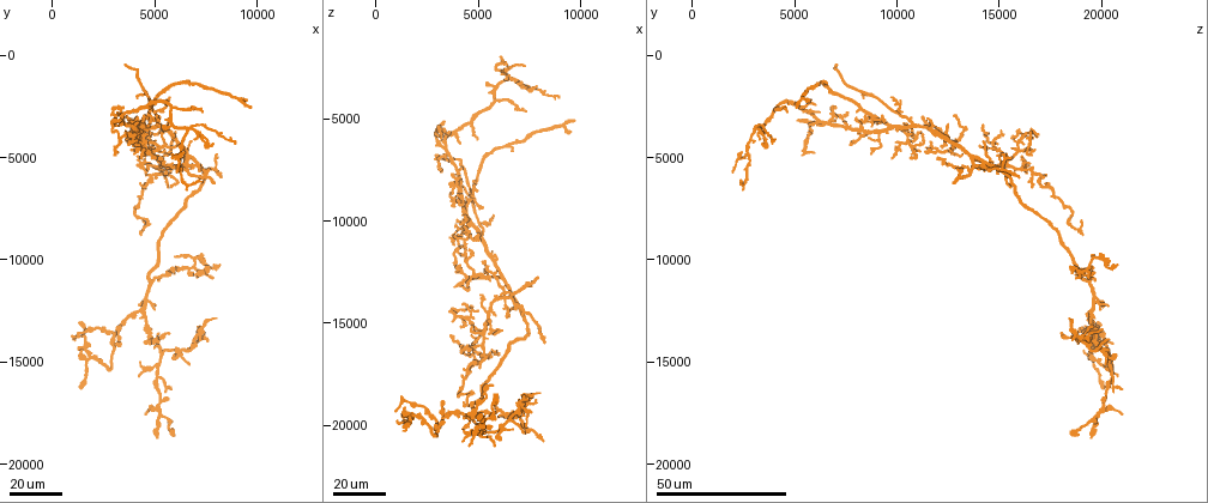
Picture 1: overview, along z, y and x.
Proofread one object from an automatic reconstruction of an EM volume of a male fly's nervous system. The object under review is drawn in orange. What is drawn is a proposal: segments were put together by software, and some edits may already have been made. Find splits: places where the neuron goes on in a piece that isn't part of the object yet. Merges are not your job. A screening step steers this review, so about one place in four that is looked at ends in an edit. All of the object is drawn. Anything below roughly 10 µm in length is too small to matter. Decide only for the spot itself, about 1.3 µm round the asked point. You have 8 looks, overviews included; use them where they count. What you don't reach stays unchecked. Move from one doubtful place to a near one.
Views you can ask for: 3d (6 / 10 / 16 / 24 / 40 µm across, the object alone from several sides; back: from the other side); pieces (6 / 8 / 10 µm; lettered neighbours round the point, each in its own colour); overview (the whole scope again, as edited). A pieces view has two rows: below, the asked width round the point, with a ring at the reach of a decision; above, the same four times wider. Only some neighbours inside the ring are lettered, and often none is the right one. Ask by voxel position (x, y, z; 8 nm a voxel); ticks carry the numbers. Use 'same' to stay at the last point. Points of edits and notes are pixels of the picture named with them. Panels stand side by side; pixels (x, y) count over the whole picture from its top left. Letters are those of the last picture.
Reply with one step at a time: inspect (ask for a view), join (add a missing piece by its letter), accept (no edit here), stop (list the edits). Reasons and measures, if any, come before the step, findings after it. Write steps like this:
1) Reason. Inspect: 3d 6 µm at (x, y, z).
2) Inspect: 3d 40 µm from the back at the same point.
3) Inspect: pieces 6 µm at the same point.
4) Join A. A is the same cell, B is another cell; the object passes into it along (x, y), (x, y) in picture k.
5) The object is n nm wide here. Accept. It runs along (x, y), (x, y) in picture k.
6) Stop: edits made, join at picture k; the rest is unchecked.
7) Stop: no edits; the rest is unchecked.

Branch stops here. Inspect: 3d 40 µm at (7800, 6200, 12800).

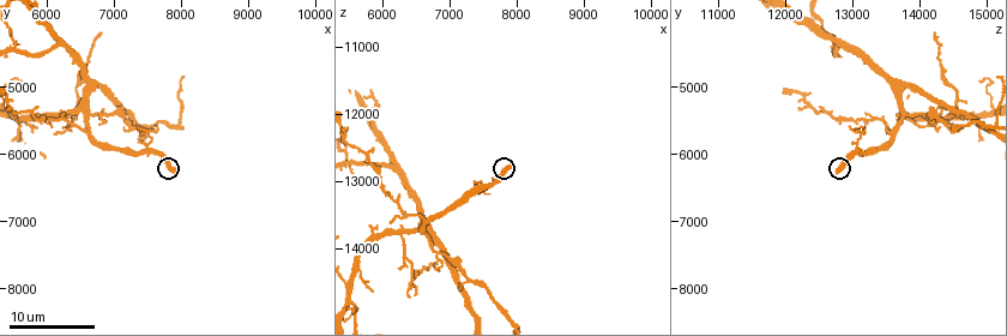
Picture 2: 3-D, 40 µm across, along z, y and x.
Inspect: pieces 10 µm at (7900, 6250, 12800).

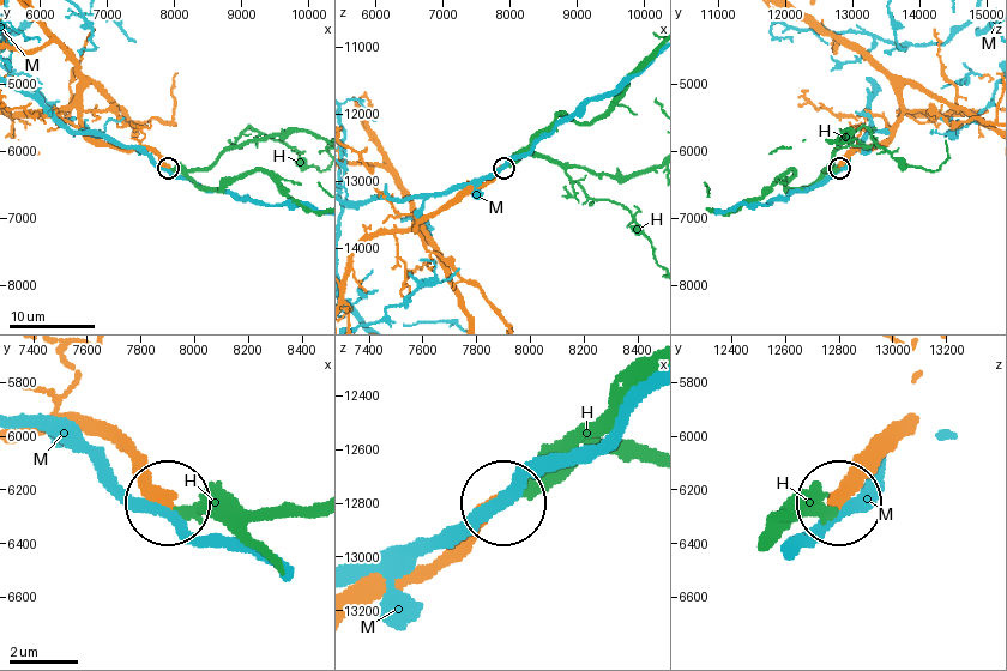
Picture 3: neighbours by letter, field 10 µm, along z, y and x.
Join H. H is the same cell, M is another cell; the object passes into it along (911, 431), (833, 509), (800, 509), (773, 526) in picture 3; it goes on there.

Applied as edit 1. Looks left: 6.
Inspect: overview.

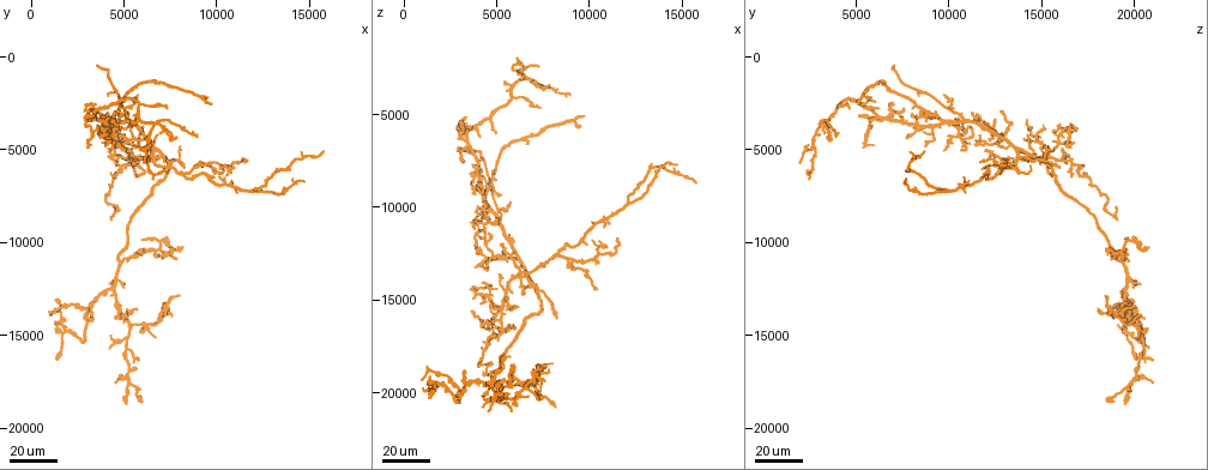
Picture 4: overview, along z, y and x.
Long arm stops here. Inspect: 3d 24 µm at (9700, 2500, 5200).

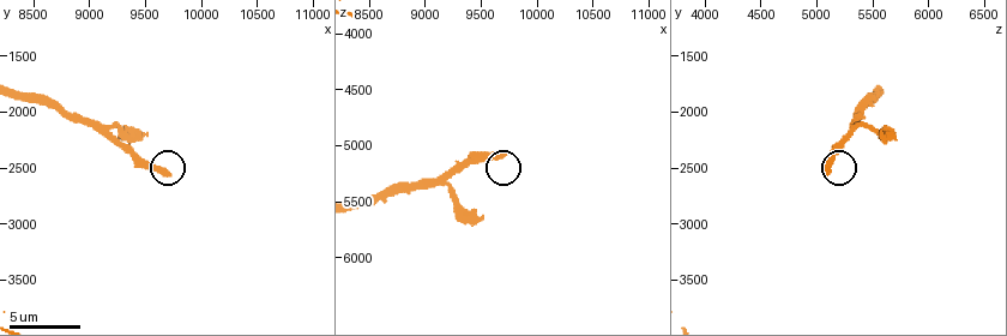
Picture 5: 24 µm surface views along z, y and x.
See the neighbours. Inspect: pieces 6 µm at (9700, 2560, 5080).

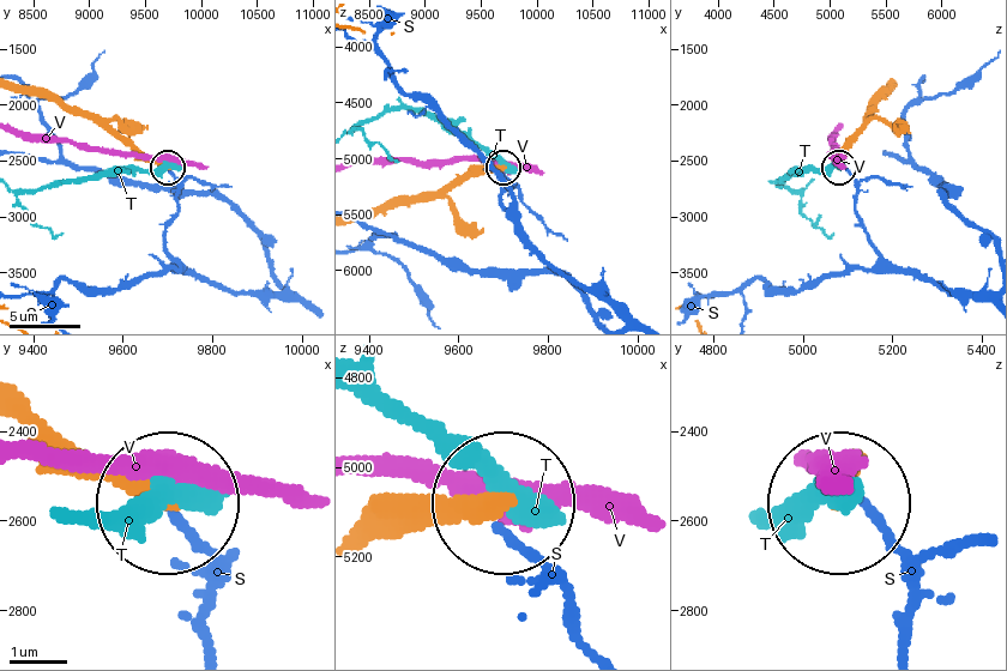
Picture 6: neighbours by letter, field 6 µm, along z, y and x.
The object is 370 nm wide here. Accept. S, T and V are other cells; it runs along (383, 542), (492, 503) in picture 6; none of them fits.

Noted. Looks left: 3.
Free end. Inspect: 3d 40 µm at (3700, 4400, 7800).

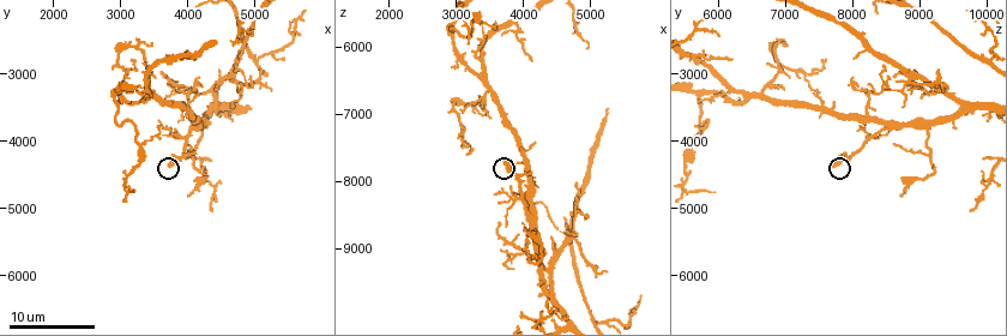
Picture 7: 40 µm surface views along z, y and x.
Inspect: pieces 6 µm at (3750, 4350, 7750).

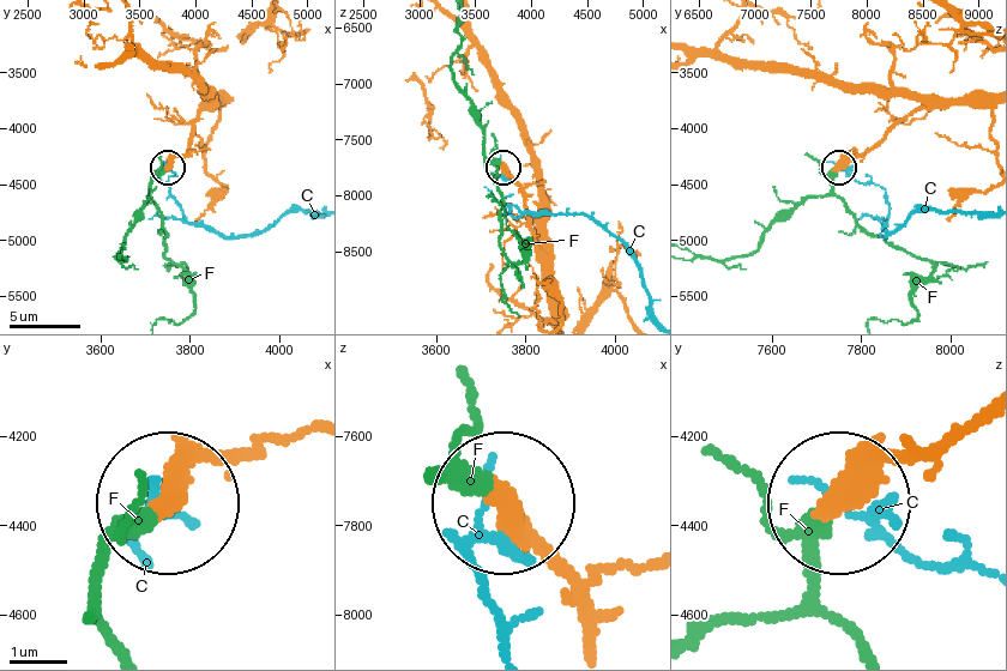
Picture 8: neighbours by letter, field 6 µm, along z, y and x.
Join F. F is the same cell, C is another cell; the object passes into it along (227, 447), (108, 548), (113, 647) in picture 8; the neuron continues.

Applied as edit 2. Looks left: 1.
Stop: edits made, join at picture 3, join at picture 8; the rest is unchecked.

